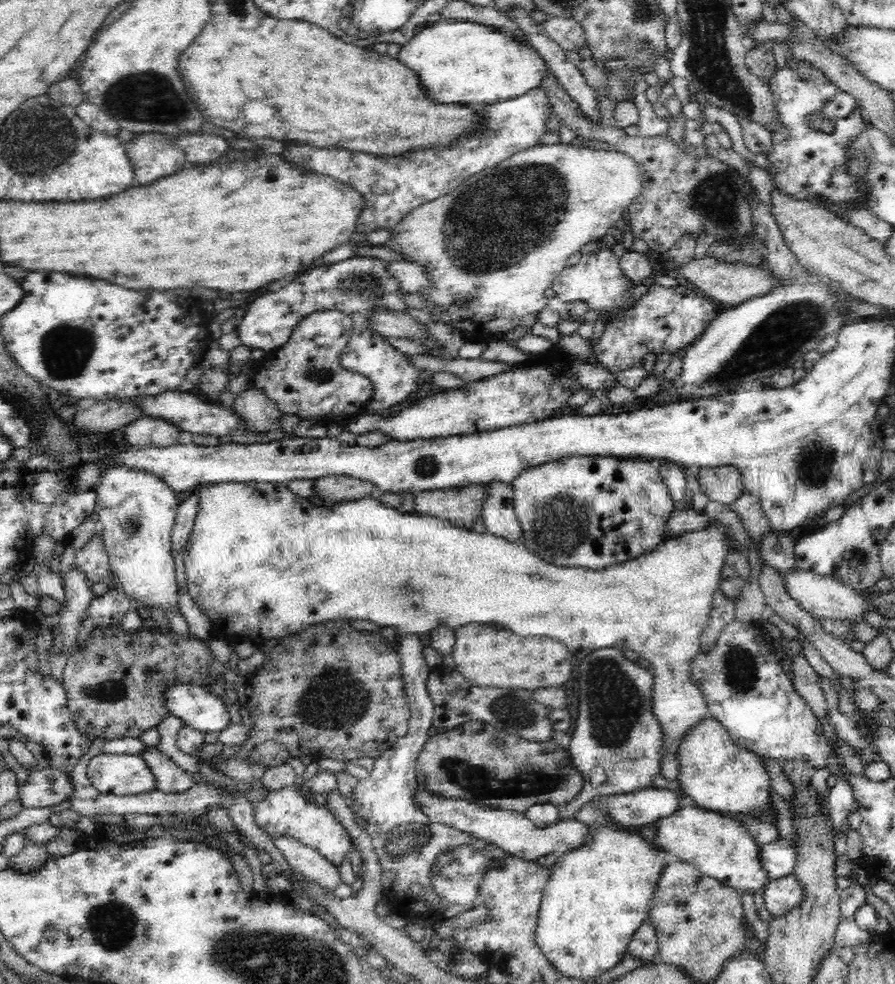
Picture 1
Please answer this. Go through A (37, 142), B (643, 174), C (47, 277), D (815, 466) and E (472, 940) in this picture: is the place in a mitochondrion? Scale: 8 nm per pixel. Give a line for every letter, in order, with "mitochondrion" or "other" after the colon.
A: mitochondrion
B: other
C: other
D: mitochondrion
E: other

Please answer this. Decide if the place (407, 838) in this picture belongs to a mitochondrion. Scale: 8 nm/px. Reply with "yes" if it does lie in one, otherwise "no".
yes

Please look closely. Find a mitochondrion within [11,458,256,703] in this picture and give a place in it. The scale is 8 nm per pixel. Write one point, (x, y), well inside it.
(131, 524)

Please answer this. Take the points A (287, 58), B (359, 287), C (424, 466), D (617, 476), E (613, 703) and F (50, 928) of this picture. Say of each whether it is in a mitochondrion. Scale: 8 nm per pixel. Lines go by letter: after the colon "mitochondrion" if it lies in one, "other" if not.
A: other
B: mitochondrion
C: mitochondrion
D: other
E: mitochondrion
F: mitochondrion

